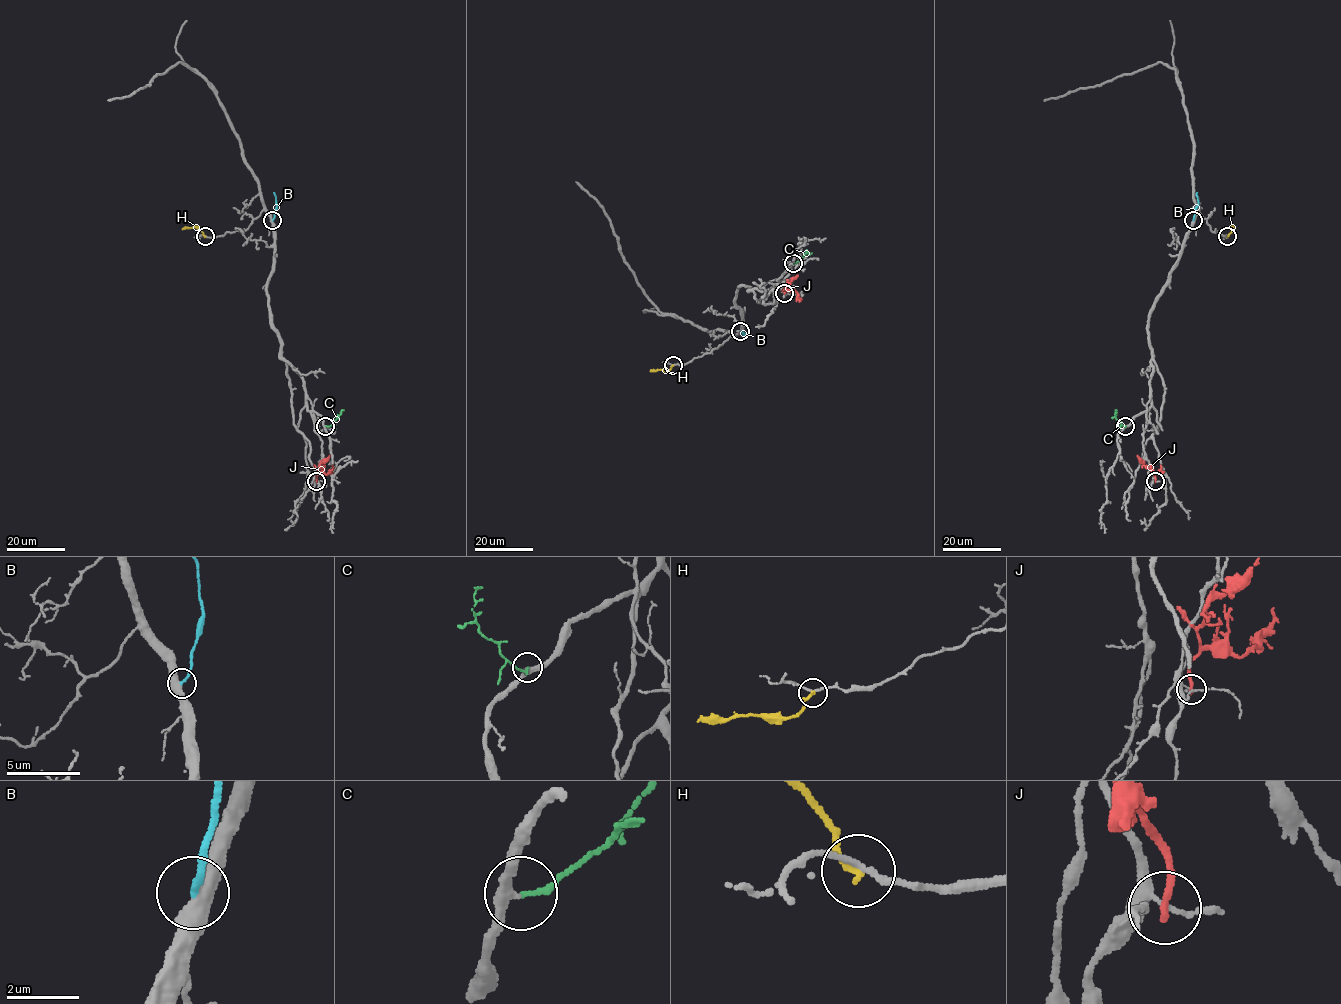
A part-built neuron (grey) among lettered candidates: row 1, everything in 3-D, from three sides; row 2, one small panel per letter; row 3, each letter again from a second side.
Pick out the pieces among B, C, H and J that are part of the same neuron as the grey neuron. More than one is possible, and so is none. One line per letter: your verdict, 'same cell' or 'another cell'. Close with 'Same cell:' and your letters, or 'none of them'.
B: another cell
C: same cell
H: another cell
J: another cell
Same cell: C

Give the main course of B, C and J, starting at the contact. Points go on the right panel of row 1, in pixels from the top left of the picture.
B: (1193, 220), (1197, 192)
C: (1125, 425), (1116, 418), (1115, 410)
J: (1155, 481), (1153, 472), (1137, 455)

